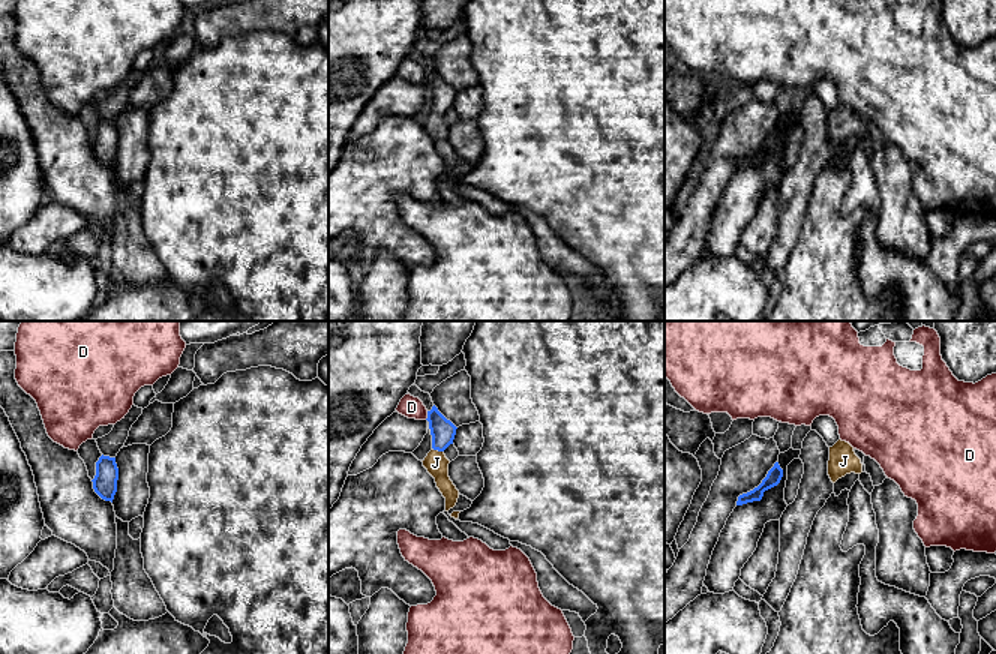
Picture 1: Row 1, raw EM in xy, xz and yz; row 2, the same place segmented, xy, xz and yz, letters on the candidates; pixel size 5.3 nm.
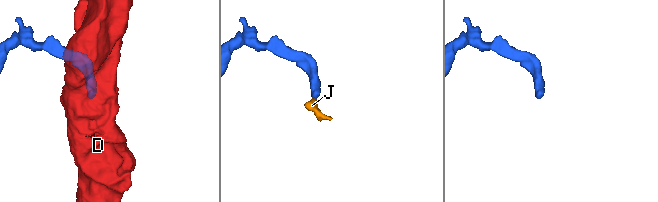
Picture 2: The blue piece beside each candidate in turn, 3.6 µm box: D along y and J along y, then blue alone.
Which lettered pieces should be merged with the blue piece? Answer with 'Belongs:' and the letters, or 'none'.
Belongs: J

